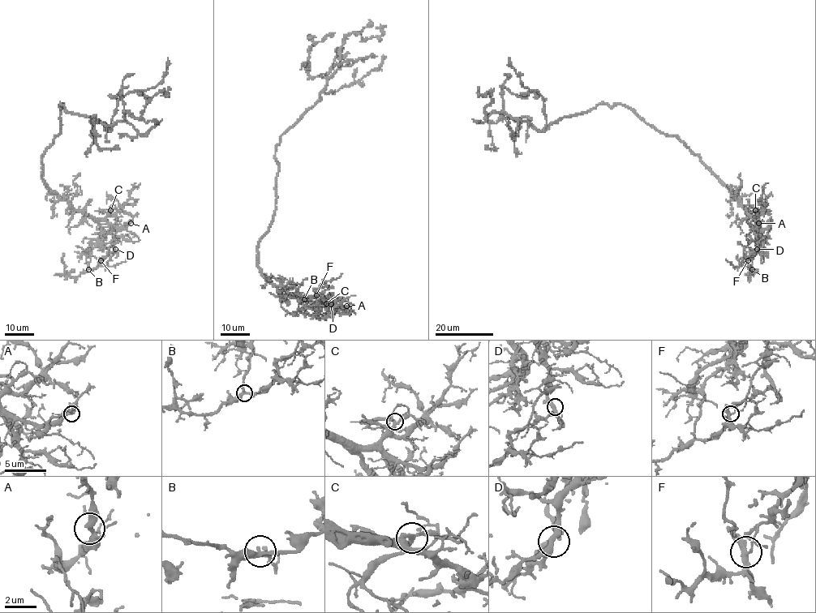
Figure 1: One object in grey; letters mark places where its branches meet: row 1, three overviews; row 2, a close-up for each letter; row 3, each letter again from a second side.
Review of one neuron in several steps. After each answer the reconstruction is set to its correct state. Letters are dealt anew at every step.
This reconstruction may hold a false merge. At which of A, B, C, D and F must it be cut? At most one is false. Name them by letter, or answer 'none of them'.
F

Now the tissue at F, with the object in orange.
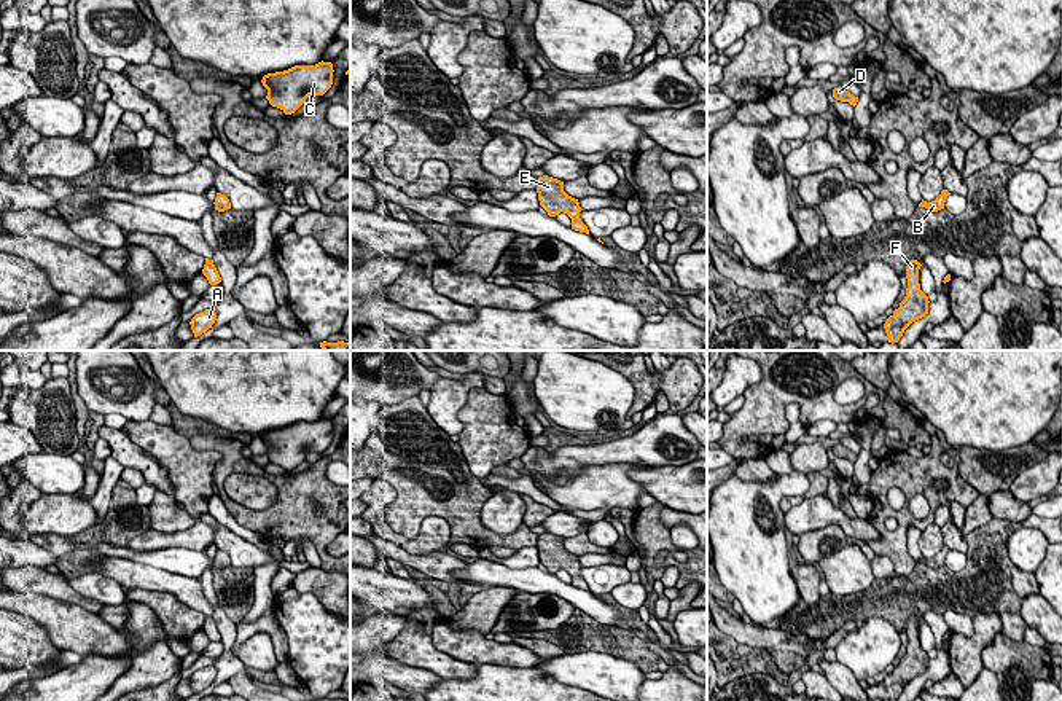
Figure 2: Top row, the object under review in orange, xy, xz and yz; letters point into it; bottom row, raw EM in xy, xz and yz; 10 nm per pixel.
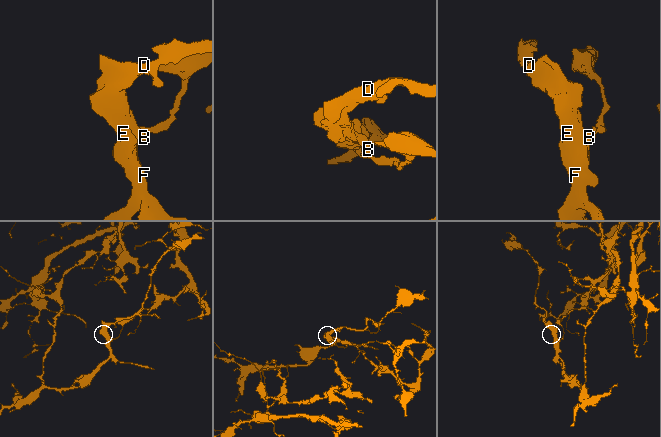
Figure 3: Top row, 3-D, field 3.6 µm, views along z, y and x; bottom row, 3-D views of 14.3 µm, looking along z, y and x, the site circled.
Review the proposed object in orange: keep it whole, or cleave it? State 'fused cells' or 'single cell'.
fused cells

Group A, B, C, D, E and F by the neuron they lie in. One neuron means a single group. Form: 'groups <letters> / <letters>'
groups A B D E F / C

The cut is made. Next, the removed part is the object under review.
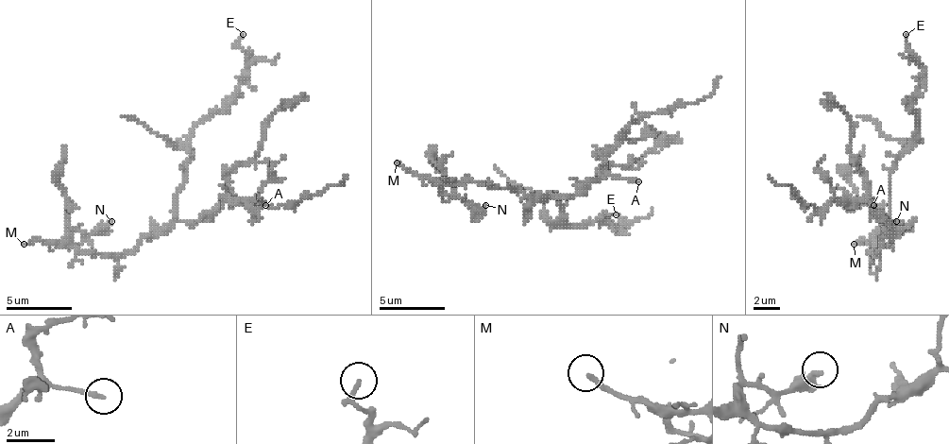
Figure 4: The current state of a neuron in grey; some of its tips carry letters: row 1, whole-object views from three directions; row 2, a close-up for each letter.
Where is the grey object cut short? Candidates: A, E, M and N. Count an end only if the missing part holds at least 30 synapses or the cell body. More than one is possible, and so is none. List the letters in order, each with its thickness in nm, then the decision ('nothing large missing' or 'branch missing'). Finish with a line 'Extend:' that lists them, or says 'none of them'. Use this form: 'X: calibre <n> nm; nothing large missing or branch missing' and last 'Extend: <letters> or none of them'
A: calibre 170 nm; nothing large missing
E: calibre 160 nm; nothing large missing
M: calibre 190 nm; branch missing
N: calibre 280 nm; nothing large missing
Extend: M

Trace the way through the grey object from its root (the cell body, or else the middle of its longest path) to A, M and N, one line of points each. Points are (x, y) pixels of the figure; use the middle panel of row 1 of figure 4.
A: (553, 195), (580, 195), (593, 181), (600, 181), (609, 175), (635, 179), (638, 181)
M: (553, 195), (524, 195), (479, 181), (432, 181), (406, 172), (397, 162)
N: (553, 195), (524, 195), (479, 181), (452, 181), (443, 185), (449, 195), (459, 195), (482, 208), (485, 205)

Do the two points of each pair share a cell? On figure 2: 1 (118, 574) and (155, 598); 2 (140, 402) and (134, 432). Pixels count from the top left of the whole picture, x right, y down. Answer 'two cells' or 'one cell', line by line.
1: two cells
2: two cells

